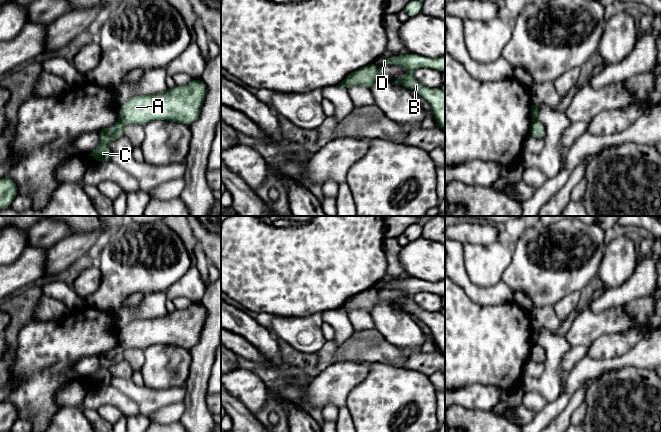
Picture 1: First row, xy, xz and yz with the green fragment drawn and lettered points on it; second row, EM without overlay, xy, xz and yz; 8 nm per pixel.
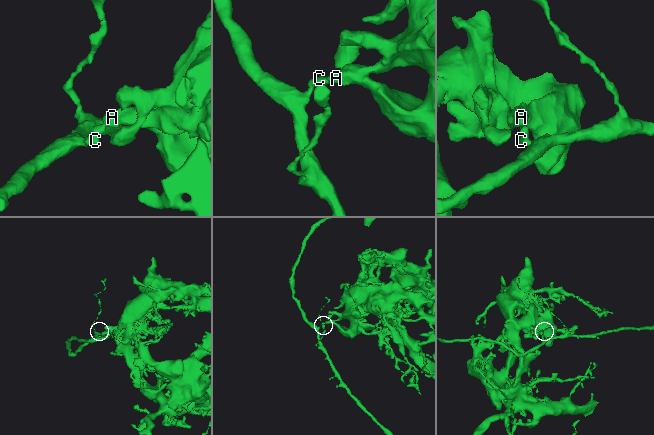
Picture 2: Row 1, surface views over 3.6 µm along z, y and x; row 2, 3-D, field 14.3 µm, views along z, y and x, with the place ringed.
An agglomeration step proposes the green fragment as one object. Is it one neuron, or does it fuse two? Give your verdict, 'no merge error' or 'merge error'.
merge error

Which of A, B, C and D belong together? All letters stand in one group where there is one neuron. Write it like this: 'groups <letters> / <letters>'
groups A B D / C

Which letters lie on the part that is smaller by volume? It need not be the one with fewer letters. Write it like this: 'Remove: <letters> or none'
Remove: C

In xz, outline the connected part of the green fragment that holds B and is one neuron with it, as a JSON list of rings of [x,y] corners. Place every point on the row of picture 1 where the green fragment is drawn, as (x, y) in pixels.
[[[406,54],[383,59],[379,65],[393,64],[408,70],[403,78],[397,78],[396,83],[402,84],[411,91],[416,91],[431,106],[436,123],[445,131],[445,91],[440,88],[423,86],[413,75],[413,71],[420,67],[427,67],[438,71],[445,71],[445,56],[440,58],[427,58],[419,54]]]

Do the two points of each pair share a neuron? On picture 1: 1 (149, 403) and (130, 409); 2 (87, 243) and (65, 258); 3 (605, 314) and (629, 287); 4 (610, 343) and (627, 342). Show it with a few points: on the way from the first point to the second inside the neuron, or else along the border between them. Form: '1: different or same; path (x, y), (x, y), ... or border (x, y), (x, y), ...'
1: different; border (120, 391), (136, 403), (140, 413)
2: same; path (82, 243), (70, 253)
3: same; path (609, 307), (622, 294)
4: same; path (614, 343), (623, 342)

